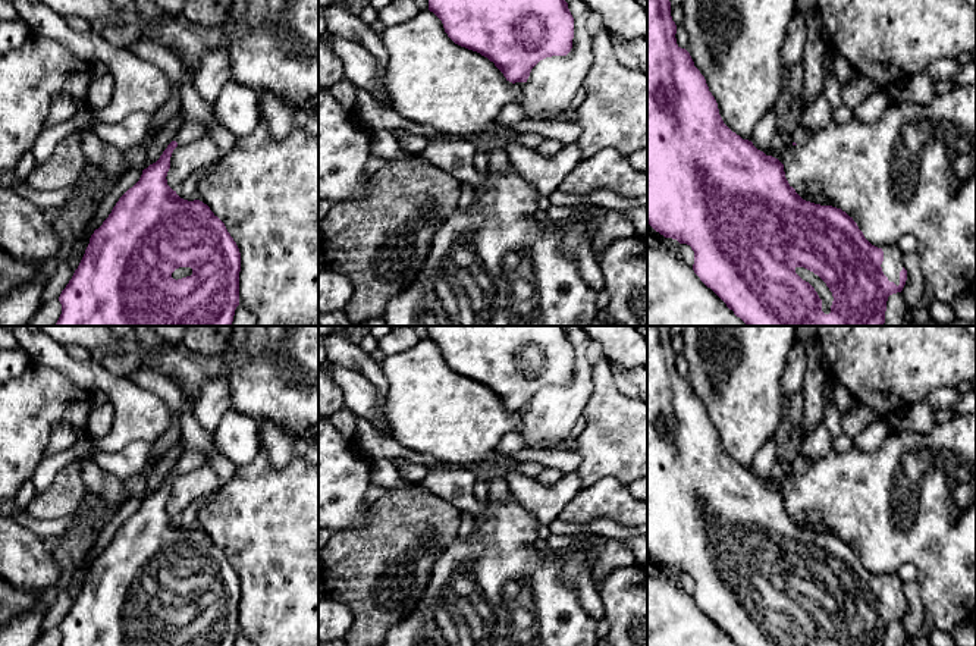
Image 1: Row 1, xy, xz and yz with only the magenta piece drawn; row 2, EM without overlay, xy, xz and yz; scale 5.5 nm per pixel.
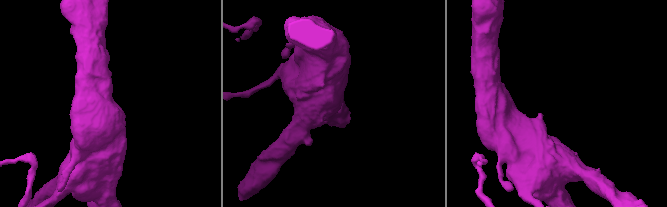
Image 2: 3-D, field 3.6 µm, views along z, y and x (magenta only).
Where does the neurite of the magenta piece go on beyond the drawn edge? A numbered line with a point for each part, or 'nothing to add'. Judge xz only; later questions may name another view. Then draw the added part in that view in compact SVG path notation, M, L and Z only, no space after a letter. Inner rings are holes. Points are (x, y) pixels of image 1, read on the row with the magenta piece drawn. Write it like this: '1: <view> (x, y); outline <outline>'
nothing to add

